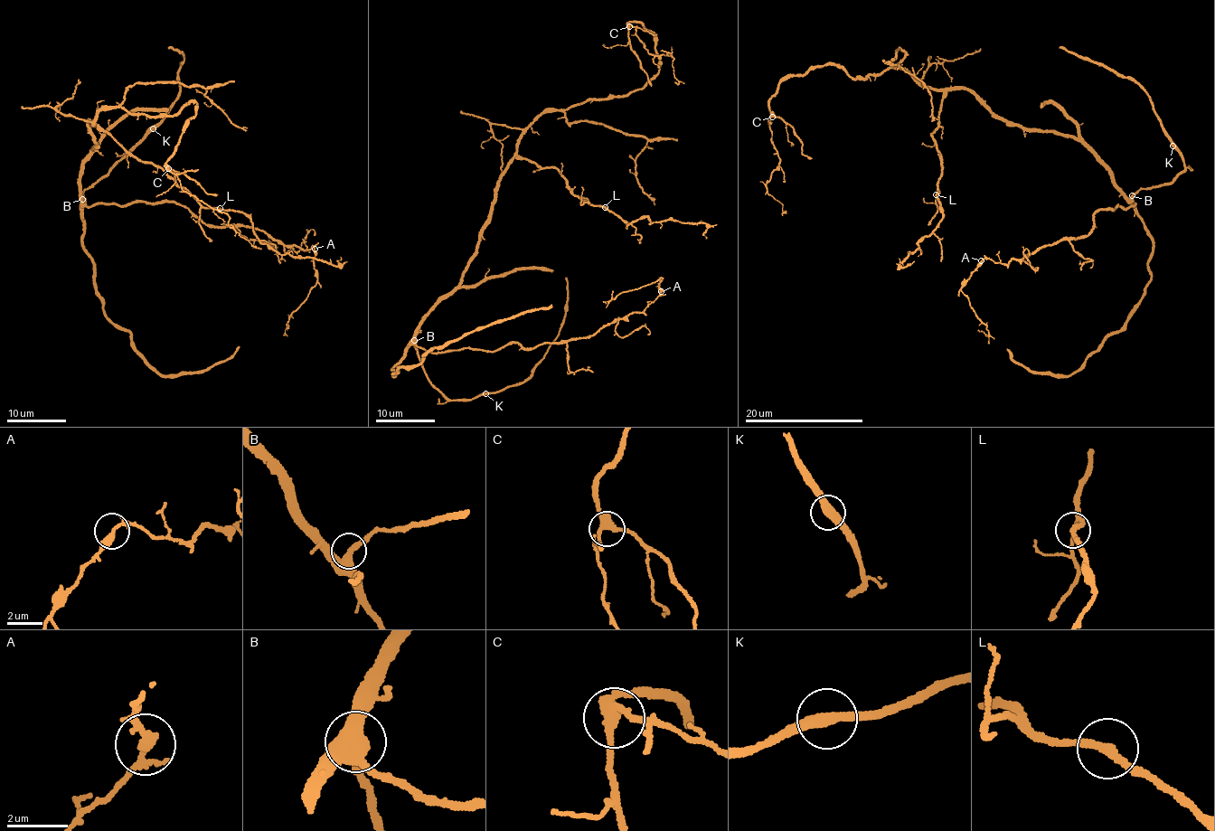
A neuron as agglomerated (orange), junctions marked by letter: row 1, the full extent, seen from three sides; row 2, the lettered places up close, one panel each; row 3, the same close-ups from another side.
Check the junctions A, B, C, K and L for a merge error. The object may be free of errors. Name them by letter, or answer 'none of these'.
none of these

